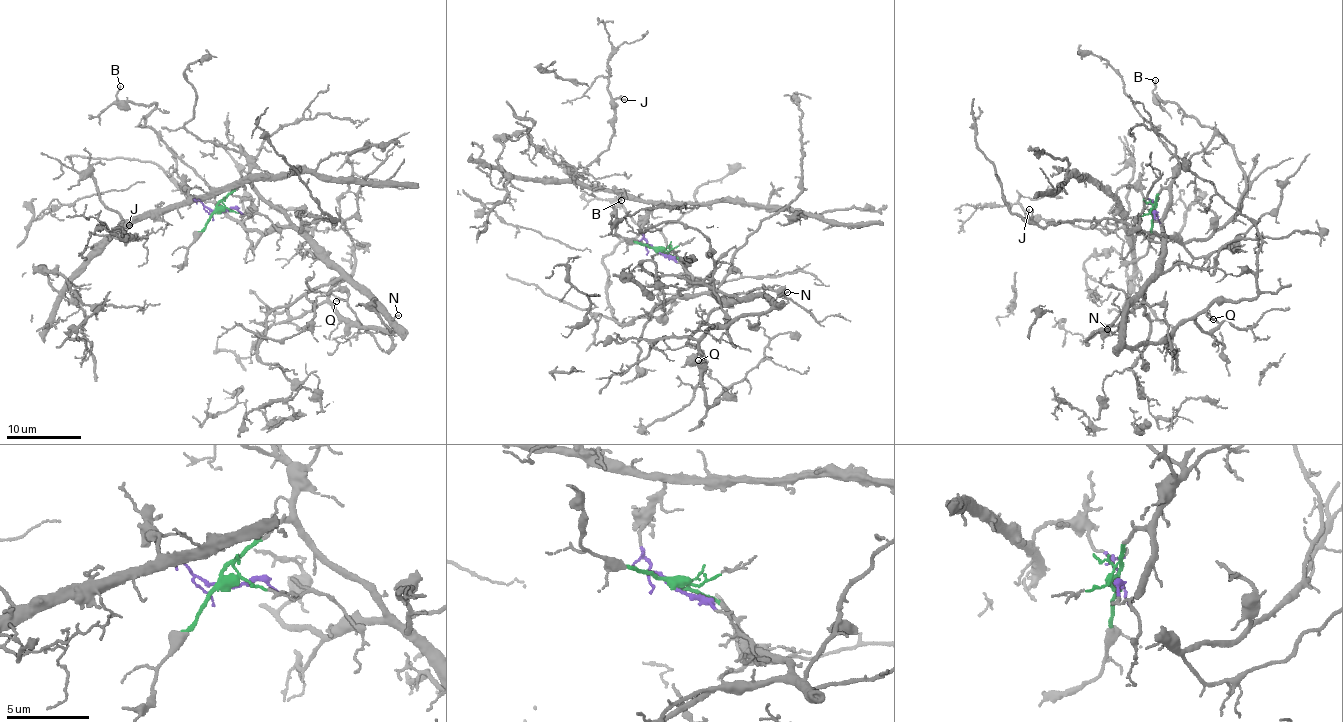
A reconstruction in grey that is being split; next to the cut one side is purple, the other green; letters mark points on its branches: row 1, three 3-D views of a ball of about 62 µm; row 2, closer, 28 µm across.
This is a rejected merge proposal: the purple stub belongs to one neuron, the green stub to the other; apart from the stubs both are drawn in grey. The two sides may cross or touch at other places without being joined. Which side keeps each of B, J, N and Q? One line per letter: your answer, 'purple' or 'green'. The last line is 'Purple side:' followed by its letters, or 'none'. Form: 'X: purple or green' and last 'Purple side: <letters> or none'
B: green
J: purple
N: green
Q: green
Purple side: J

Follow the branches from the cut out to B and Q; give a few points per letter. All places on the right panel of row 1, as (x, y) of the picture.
B: (1155, 213), (1168, 190), (1163, 234), (1204, 239), (1233, 217), (1246, 181), (1210, 126), (1154, 97), (1156, 80)
Q: (1155, 213), (1163, 189), (1169, 192), (1162, 250), (1130, 305), (1125, 343), (1156, 344), (1204, 312), (1212, 320)

